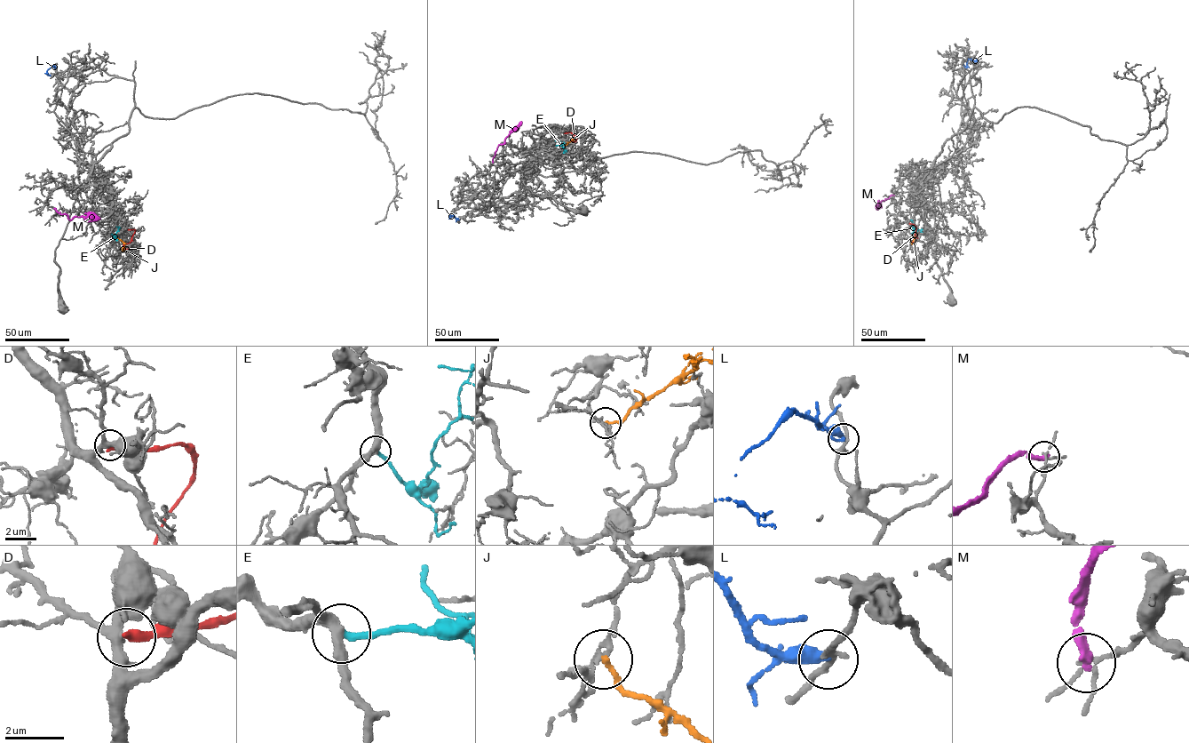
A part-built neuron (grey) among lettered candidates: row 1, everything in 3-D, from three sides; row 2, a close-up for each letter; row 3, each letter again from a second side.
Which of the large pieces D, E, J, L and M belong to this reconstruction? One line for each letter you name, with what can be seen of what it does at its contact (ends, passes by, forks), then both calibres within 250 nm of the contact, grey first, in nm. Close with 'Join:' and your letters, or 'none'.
Join: none

